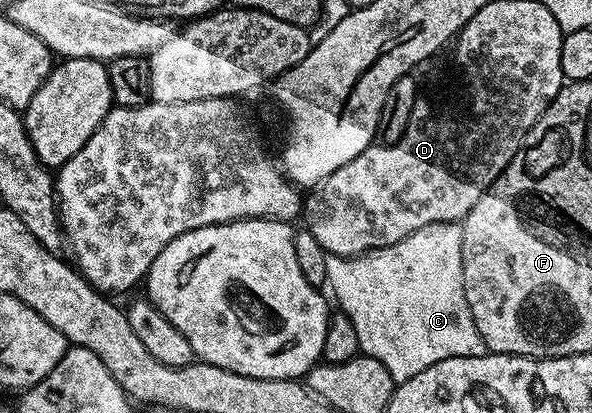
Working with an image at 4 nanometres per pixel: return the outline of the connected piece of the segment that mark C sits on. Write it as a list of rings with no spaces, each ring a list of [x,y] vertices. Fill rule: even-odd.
[[[460,222],[423,225],[395,245],[362,255],[329,255],[325,281],[337,298],[336,306],[355,324],[361,351],[384,365],[394,384],[447,357],[486,354],[463,289]]]

